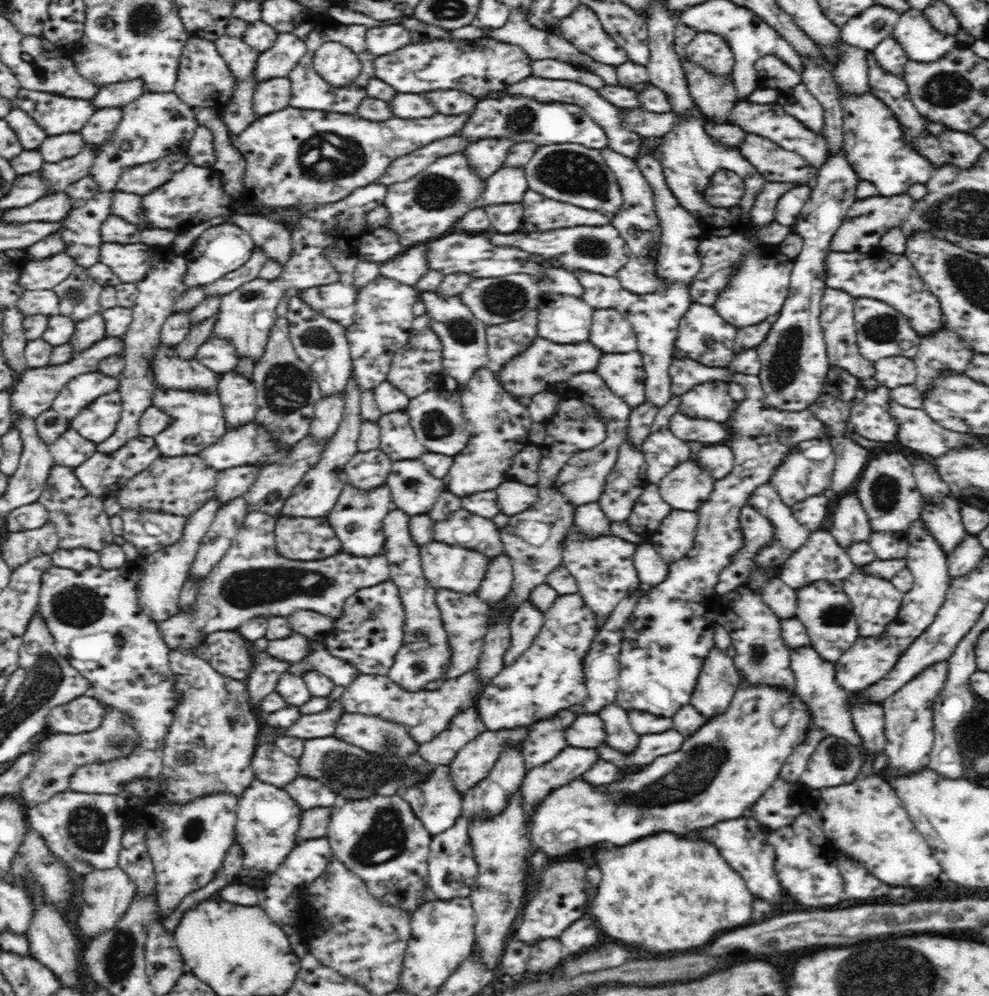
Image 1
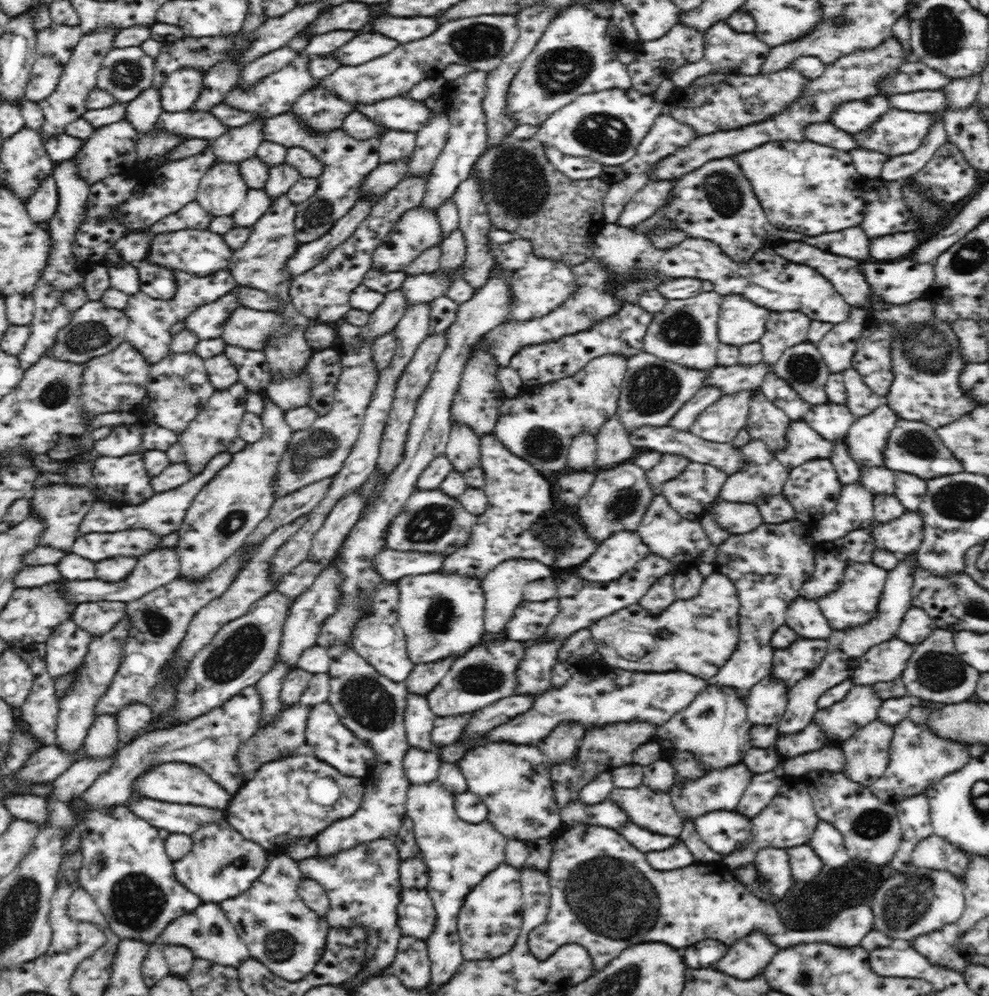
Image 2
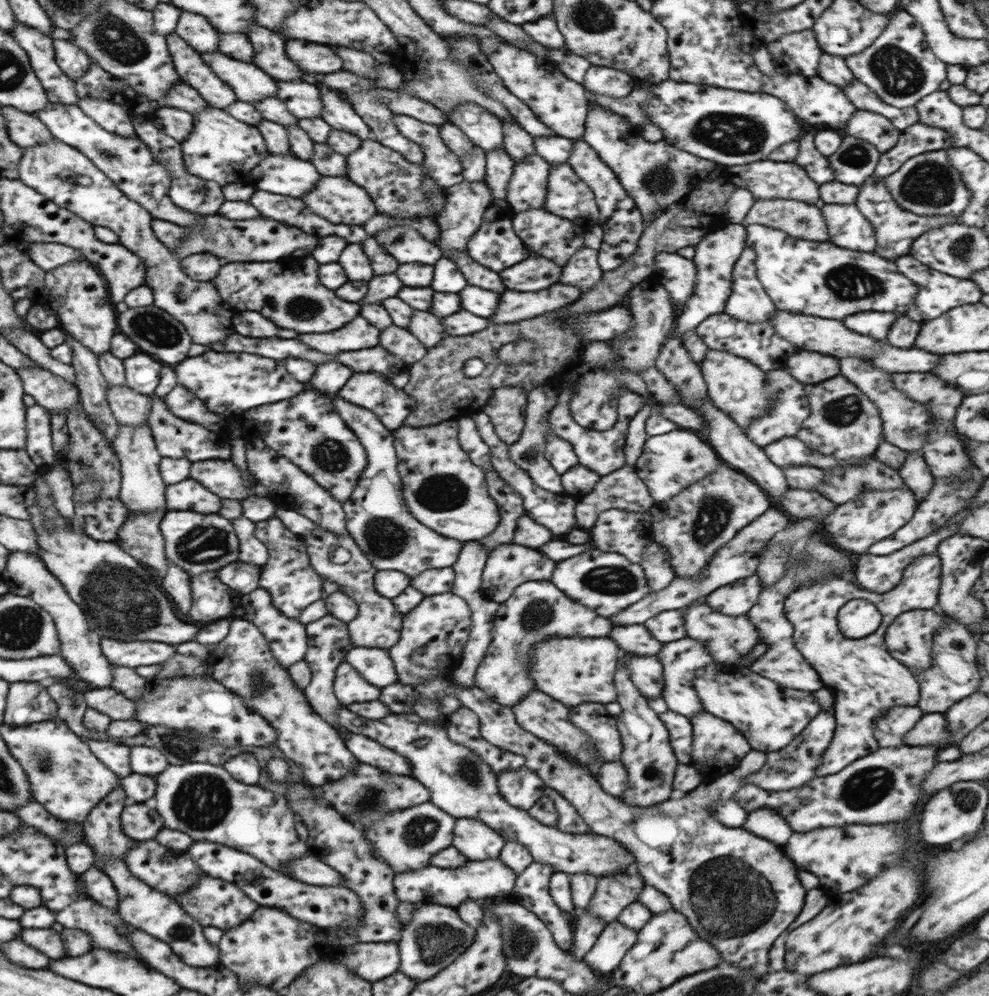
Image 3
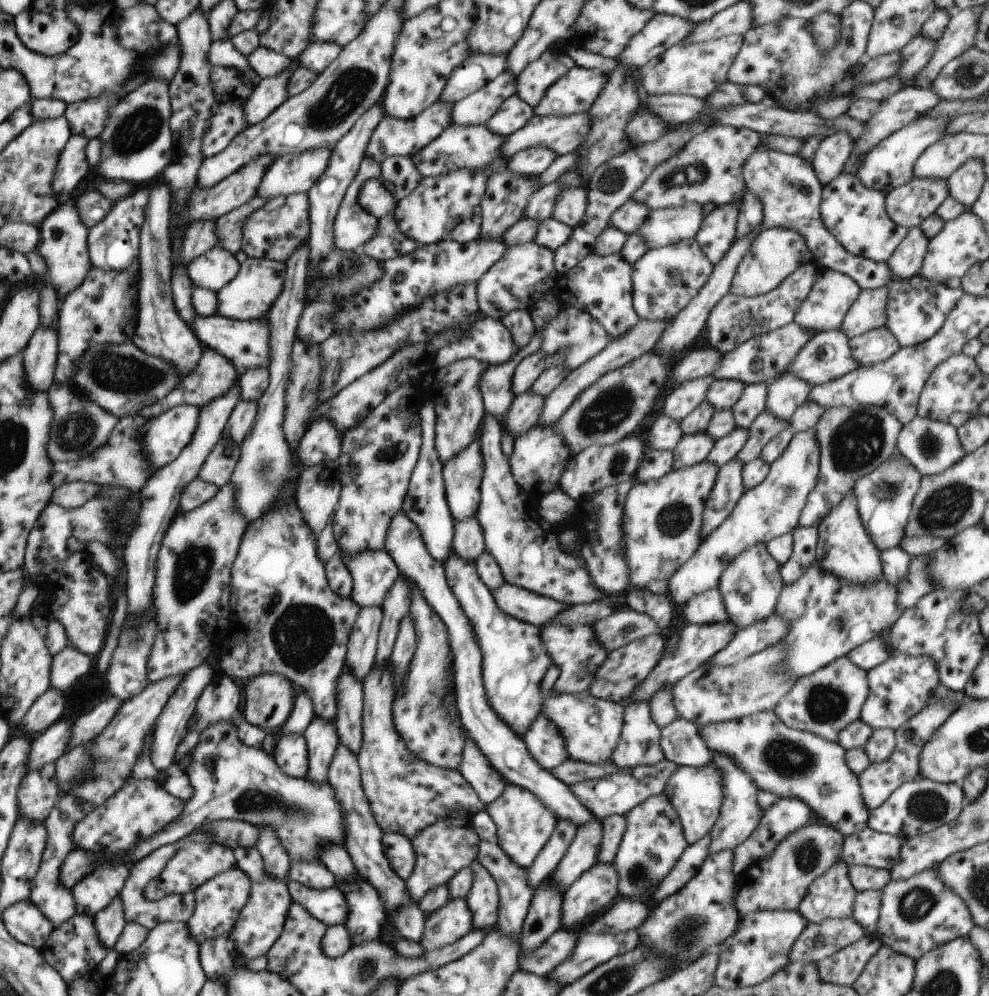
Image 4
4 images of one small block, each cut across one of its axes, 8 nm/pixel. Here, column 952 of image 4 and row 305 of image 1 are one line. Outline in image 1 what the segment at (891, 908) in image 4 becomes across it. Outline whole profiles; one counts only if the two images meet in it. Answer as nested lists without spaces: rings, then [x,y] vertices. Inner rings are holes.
[[[886,250],[871,253],[828,252],[825,261],[827,288],[843,290],[855,298],[870,297],[884,301],[898,309],[910,321],[910,326],[921,337],[944,326],[939,300],[929,291],[918,271],[905,255],[891,254]]]

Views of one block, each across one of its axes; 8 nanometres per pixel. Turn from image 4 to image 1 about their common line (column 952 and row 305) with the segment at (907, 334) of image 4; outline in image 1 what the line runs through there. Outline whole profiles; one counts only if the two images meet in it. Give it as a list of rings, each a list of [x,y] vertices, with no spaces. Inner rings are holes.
[[[299,293],[290,296],[285,317],[290,324],[289,333],[295,351],[299,359],[314,373],[321,397],[340,395],[347,387],[347,380],[353,372],[350,345],[346,336],[347,327],[312,310],[312,307],[299,297]]]

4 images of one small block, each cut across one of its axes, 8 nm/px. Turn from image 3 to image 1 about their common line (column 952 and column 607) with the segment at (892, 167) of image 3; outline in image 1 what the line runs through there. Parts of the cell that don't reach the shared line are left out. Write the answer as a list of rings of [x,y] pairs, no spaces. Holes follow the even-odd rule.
[[[510,93],[478,101],[472,116],[456,136],[470,143],[483,139],[507,139],[515,144],[536,143],[538,147],[571,143],[595,150],[608,148],[605,131],[578,105],[558,101],[538,101]]]

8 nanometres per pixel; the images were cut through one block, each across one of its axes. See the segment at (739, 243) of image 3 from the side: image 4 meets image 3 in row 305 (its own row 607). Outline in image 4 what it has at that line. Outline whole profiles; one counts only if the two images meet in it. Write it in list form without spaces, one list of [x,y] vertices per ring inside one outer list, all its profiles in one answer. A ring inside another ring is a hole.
[[[719,588],[706,590],[704,594],[696,594],[688,600],[683,608],[684,618],[690,624],[718,624],[728,622],[728,611],[726,610]]]

